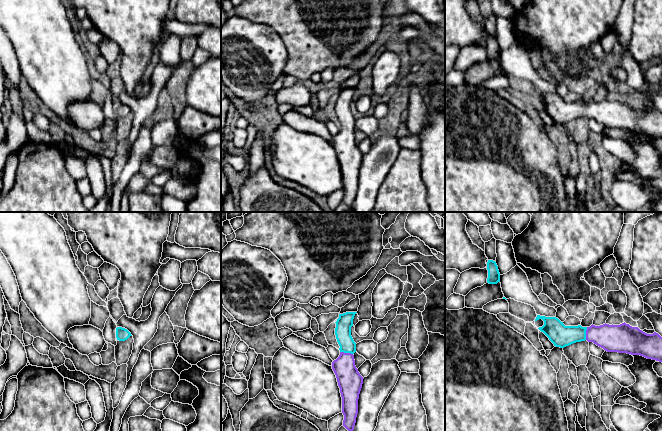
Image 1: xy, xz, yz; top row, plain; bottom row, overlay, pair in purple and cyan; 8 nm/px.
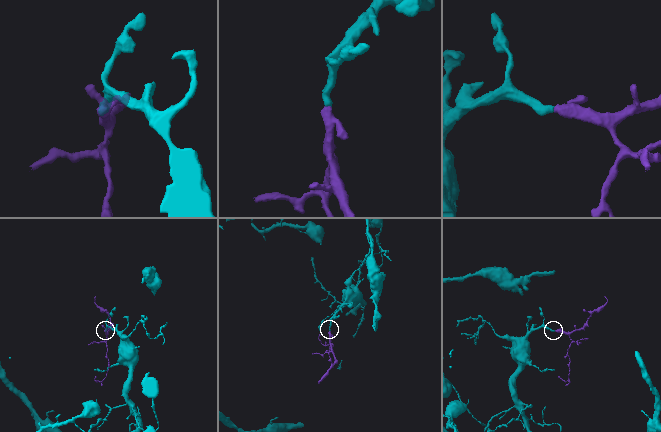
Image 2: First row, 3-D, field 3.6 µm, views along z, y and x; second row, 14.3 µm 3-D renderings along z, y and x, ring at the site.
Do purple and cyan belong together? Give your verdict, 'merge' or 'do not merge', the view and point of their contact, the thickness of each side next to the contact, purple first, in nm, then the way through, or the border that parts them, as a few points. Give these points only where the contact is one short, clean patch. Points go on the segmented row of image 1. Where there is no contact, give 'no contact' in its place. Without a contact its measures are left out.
merge; meets purple in xz at (346, 353); 200 nm thick on the purple side, 130 nm on the other; runs through xz (350, 381), (346, 373), (346, 353), (344, 323)

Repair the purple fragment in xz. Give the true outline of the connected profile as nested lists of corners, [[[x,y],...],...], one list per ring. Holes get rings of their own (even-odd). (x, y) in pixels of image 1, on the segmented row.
[[[357,312],[339,314],[335,335],[340,346],[339,357],[332,362],[342,397],[343,426],[353,431],[358,414],[358,399],[363,384],[363,377],[355,366],[354,353],[356,343],[351,336],[353,319]]]

